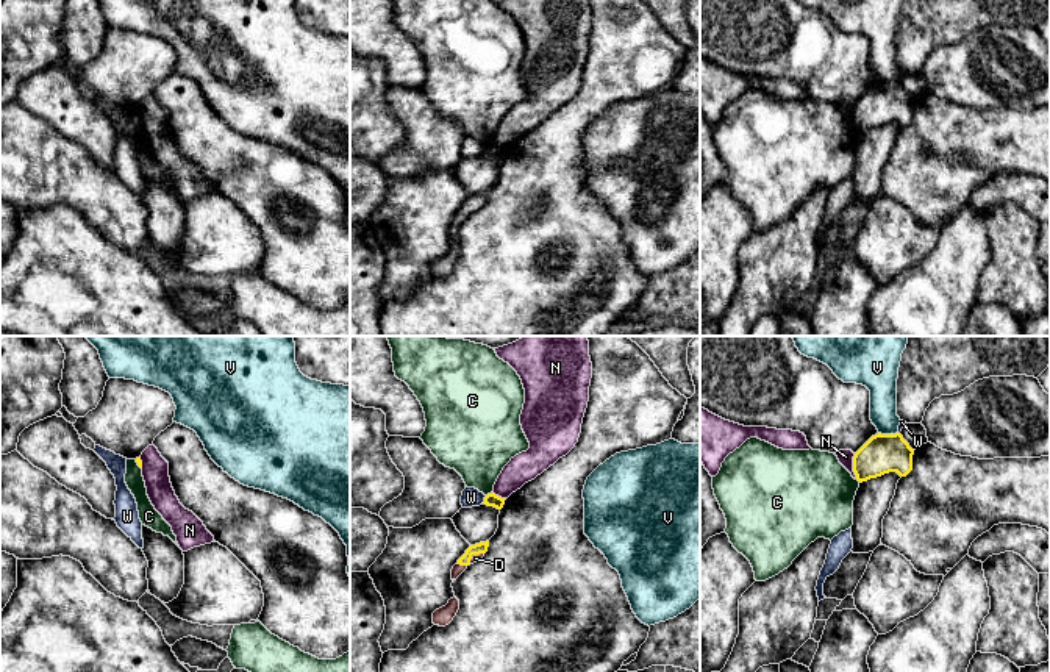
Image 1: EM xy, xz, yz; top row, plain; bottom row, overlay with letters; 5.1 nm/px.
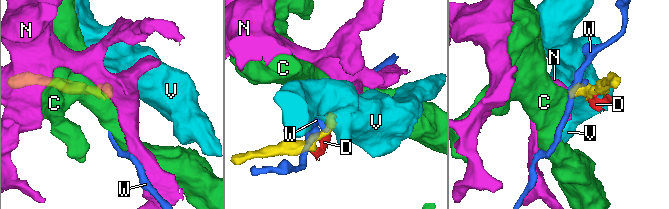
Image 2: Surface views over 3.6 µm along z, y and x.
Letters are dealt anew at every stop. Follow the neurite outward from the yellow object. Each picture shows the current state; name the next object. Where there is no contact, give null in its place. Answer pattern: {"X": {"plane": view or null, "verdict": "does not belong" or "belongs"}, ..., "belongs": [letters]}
{"C": {"plane": "xz", "verdict": "does not belong"}, "D": {"plane": "xz", "verdict": "belongs"}, "N": {"plane": "yz", "verdict": "does not belong"}, "V": {"plane": "yz", "verdict": "does not belong"}, "W": {"plane": "xz", "verdict": "does not belong"}, "belongs": ["D"]}

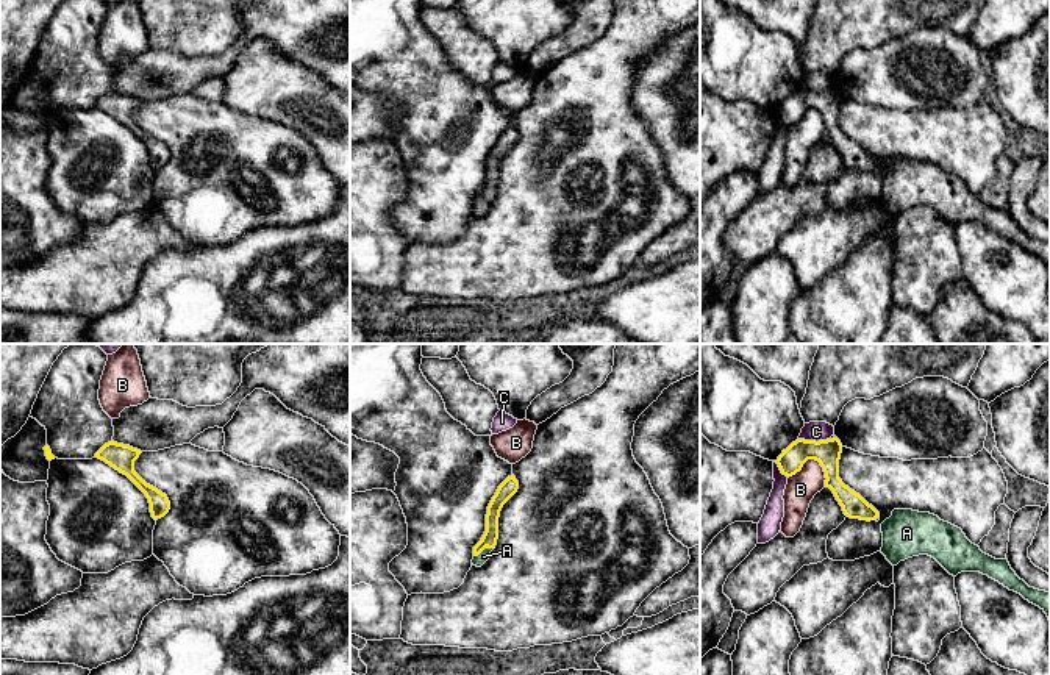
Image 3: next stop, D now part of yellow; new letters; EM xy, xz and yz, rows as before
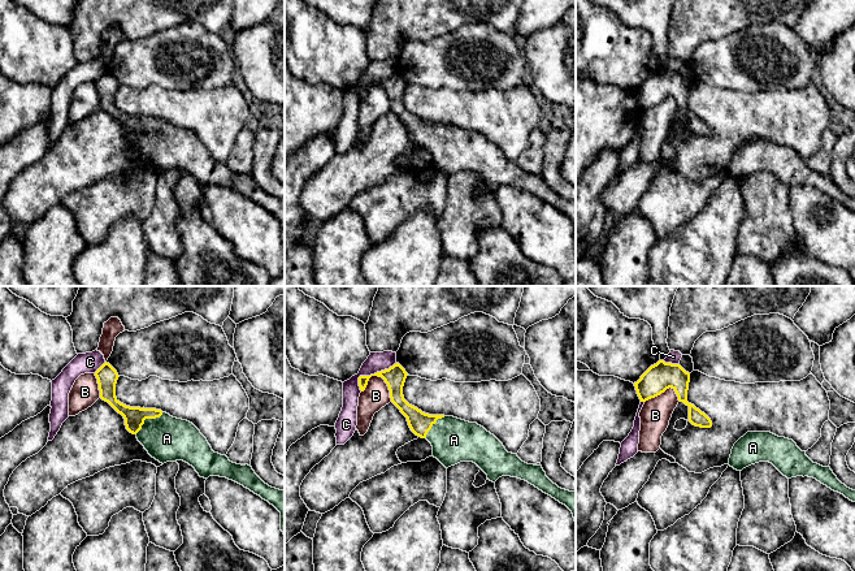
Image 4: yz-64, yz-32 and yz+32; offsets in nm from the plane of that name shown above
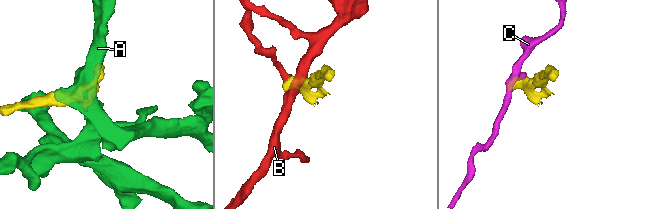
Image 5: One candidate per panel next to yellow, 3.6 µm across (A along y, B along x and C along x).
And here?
{"A": {"plane": "xz", "verdict": "belongs"}, "B": {"plane": "yz", "verdict": "does not belong"}, "C": {"plane": "yz", "verdict": "does not belong"}, "belongs": ["A"]}

